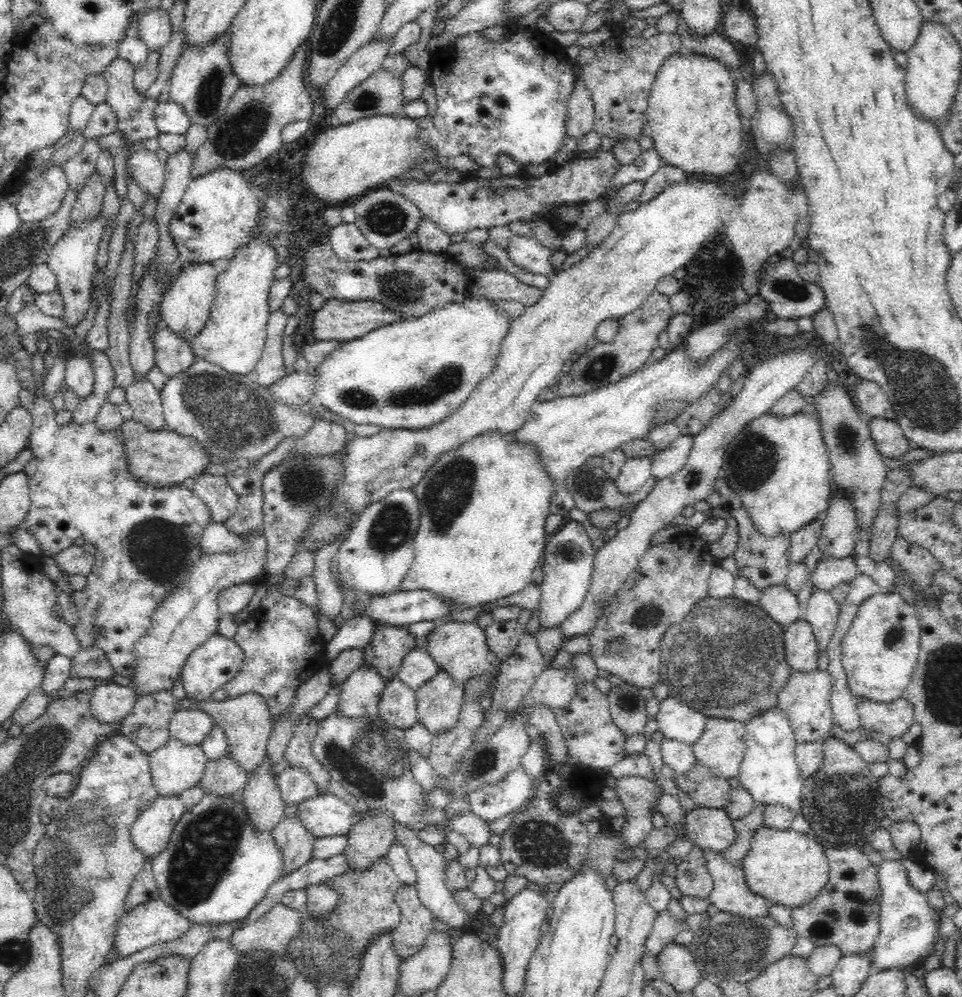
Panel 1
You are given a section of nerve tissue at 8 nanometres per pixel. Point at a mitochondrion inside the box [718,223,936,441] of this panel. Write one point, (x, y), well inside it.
(794, 290)

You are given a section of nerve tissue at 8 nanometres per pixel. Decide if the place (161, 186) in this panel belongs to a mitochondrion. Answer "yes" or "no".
no

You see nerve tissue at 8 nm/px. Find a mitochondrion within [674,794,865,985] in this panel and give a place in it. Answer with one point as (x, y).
(728, 947)

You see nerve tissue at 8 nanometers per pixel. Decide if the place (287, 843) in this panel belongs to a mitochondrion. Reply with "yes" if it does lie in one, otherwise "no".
no

